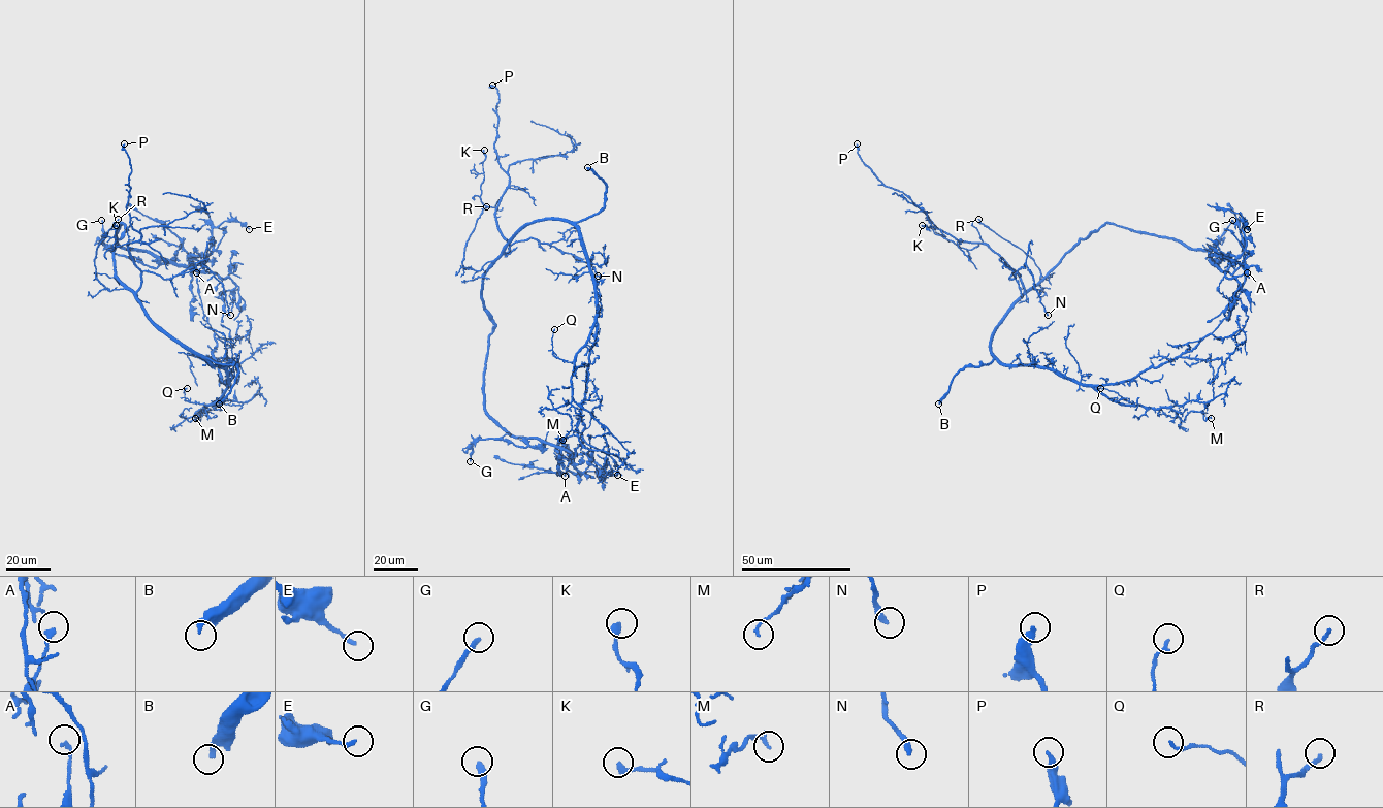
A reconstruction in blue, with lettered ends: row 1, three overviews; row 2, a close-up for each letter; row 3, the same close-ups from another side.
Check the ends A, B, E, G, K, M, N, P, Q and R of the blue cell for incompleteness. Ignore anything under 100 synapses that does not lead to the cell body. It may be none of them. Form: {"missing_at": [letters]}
{"missing_at": ["B"]}

